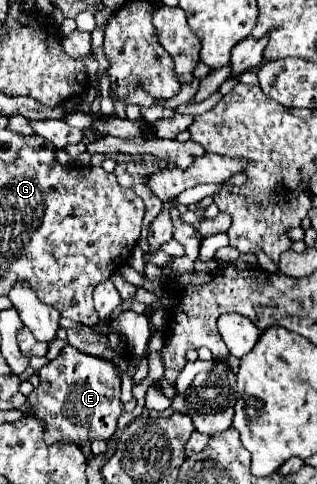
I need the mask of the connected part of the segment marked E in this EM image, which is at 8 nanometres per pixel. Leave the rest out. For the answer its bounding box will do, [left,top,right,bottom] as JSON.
[28,345,122,445]

